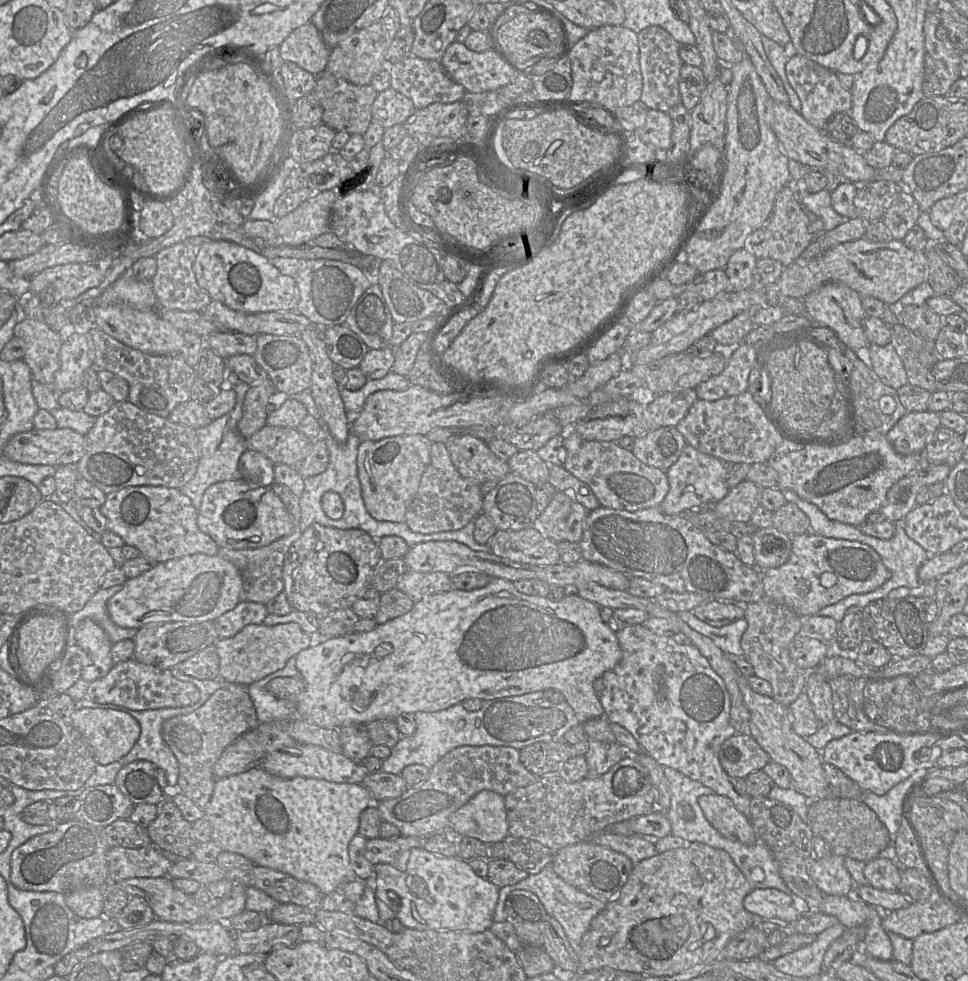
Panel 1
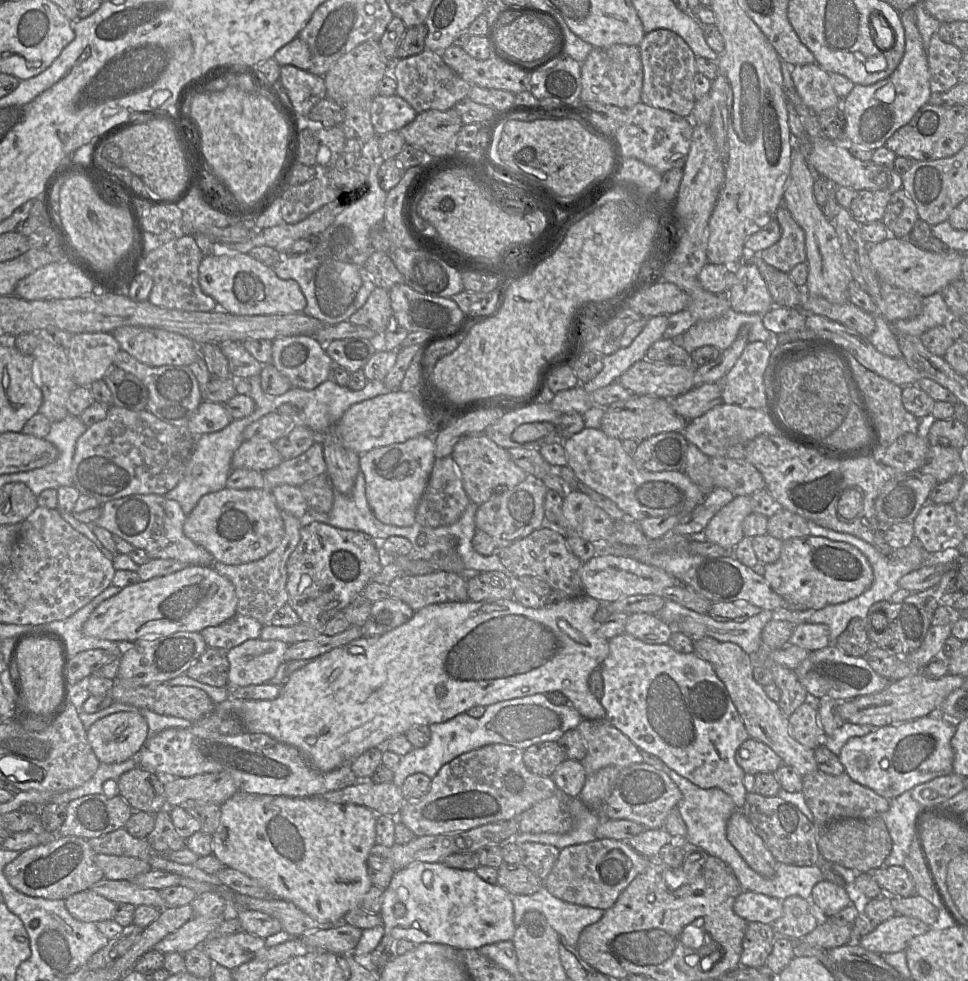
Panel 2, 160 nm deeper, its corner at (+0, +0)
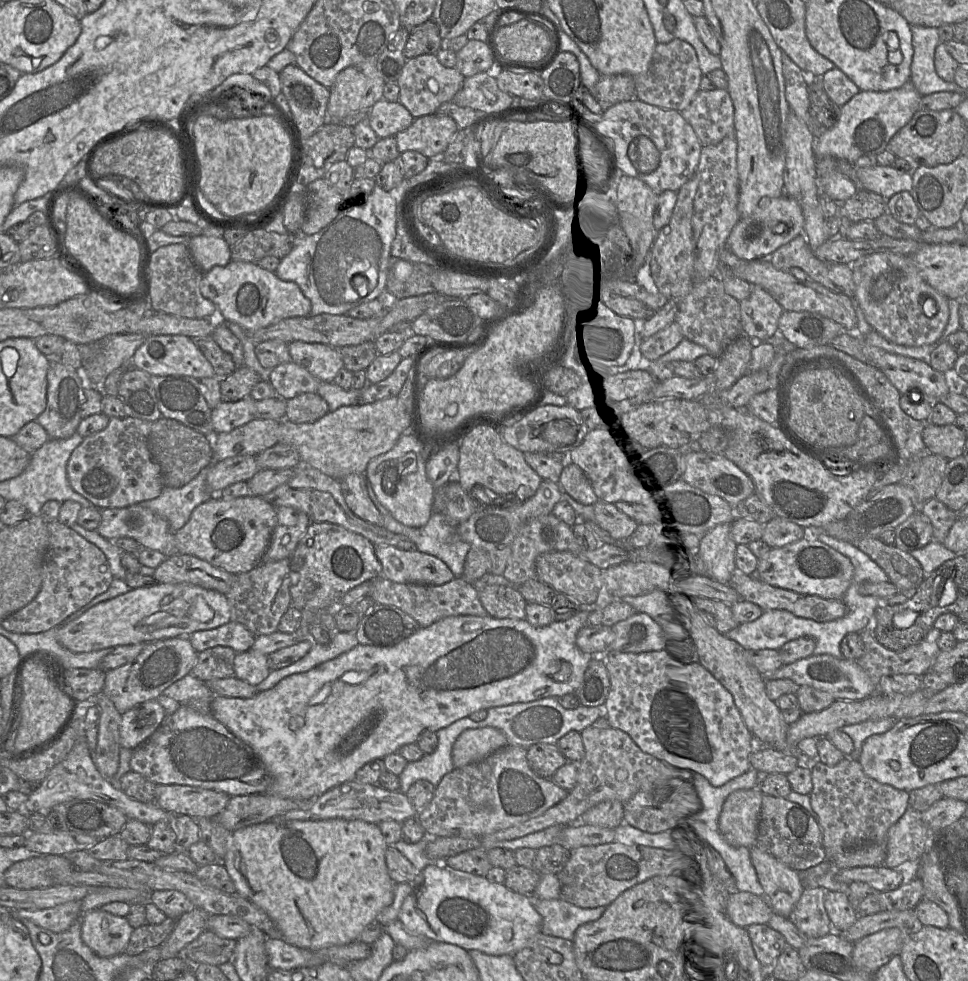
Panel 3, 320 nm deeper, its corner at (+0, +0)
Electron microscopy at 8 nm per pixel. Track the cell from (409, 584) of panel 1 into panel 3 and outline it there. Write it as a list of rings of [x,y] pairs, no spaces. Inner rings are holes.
[[[384,577],[373,580],[373,586],[369,596],[376,604],[384,604],[399,608],[416,620],[420,627],[428,627],[431,624],[448,616],[473,615],[486,616],[478,590],[461,577],[455,577],[442,585],[425,585],[417,583],[396,583]]]

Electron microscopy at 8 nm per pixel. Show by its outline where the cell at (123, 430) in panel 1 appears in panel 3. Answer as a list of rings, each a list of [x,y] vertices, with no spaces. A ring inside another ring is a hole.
[[[131,416],[111,417],[106,428],[83,438],[67,463],[67,478],[74,491],[100,510],[157,498],[164,485],[161,469],[148,447],[151,426],[152,422]]]

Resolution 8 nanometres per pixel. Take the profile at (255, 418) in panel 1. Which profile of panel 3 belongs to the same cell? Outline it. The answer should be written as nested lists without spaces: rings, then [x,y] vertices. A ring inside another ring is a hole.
[[[292,361],[269,370],[268,375],[276,394],[286,401],[302,393],[316,393],[321,384],[305,368]]]

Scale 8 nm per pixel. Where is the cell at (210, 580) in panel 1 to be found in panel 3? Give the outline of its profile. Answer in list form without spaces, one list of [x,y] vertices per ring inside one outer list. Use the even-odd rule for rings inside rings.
[[[155,583],[102,601],[78,618],[62,623],[58,641],[74,653],[92,652],[120,645],[189,637],[196,631],[217,628],[229,621],[230,608],[224,594],[190,583]]]

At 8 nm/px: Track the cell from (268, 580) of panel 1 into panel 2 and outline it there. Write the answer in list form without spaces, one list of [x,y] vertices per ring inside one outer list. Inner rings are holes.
[[[282,513],[284,522],[284,536],[278,546],[265,557],[252,562],[228,565],[214,560],[212,567],[231,581],[237,598],[236,613],[255,618],[263,626],[272,625],[275,613],[288,602],[286,589],[286,564],[289,556],[300,540],[300,529],[303,521],[289,513]]]

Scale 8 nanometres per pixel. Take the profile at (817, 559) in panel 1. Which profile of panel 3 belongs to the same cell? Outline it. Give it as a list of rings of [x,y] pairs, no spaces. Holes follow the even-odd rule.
[[[807,535],[780,548],[771,548],[766,557],[759,559],[756,570],[757,577],[771,586],[825,599],[841,599],[854,575],[850,559],[817,540],[815,535]]]

